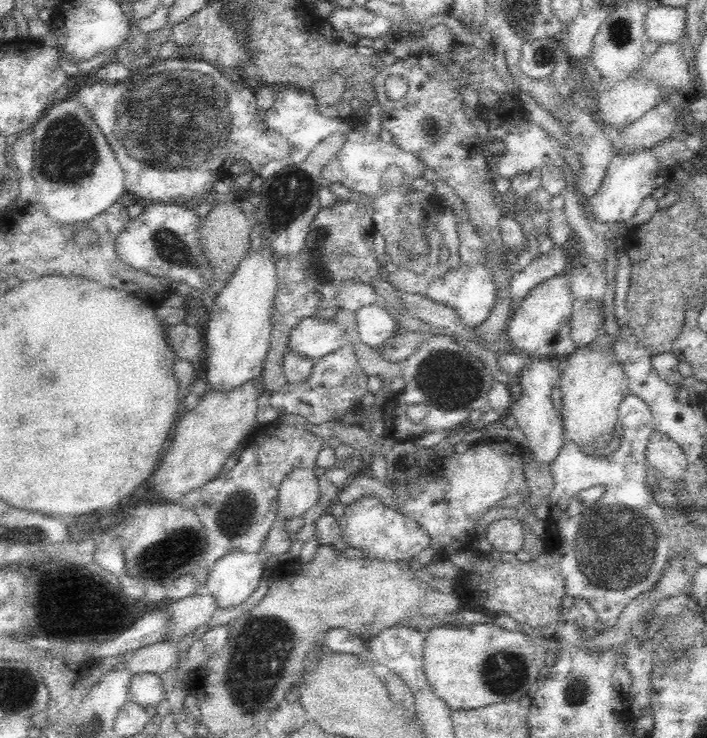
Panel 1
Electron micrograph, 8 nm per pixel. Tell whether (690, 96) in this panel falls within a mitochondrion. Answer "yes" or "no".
no

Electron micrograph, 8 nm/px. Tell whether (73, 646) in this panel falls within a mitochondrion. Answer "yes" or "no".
no

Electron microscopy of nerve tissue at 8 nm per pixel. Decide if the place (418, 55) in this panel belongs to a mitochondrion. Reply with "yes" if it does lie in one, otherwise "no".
no

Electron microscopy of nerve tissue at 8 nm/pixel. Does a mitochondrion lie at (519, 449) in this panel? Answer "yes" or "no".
no

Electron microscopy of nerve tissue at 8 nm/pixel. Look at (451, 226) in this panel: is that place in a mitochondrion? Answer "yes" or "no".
no

